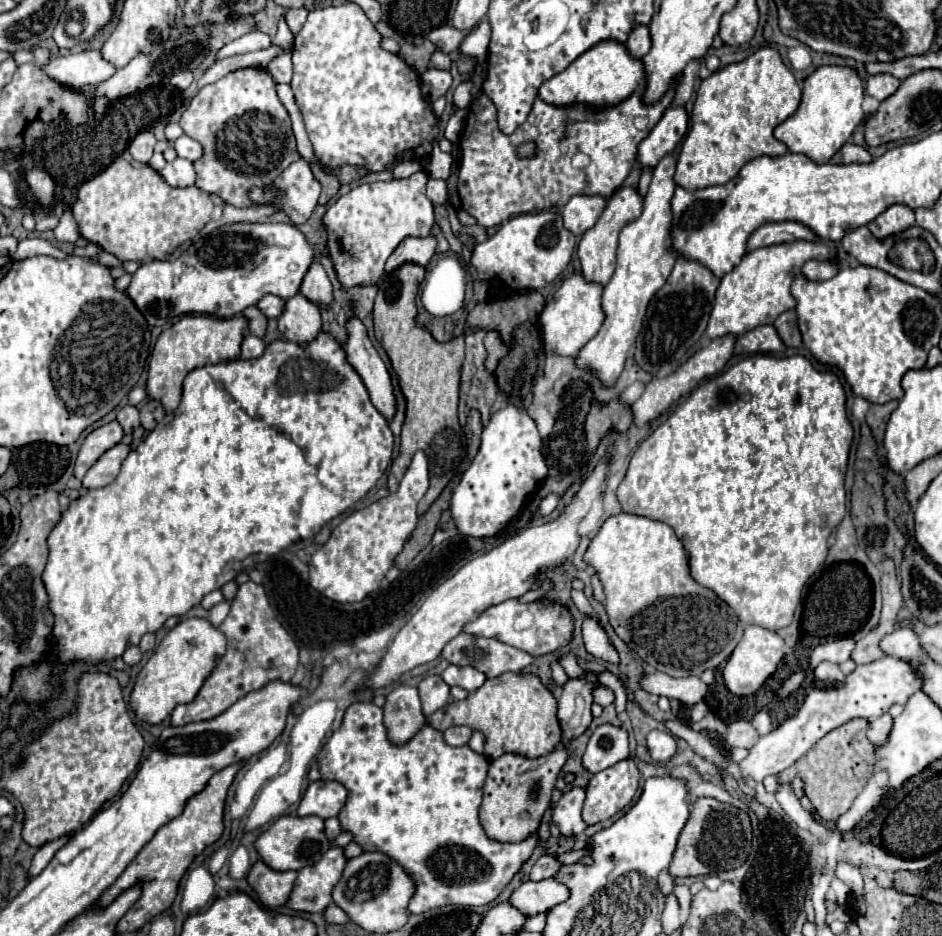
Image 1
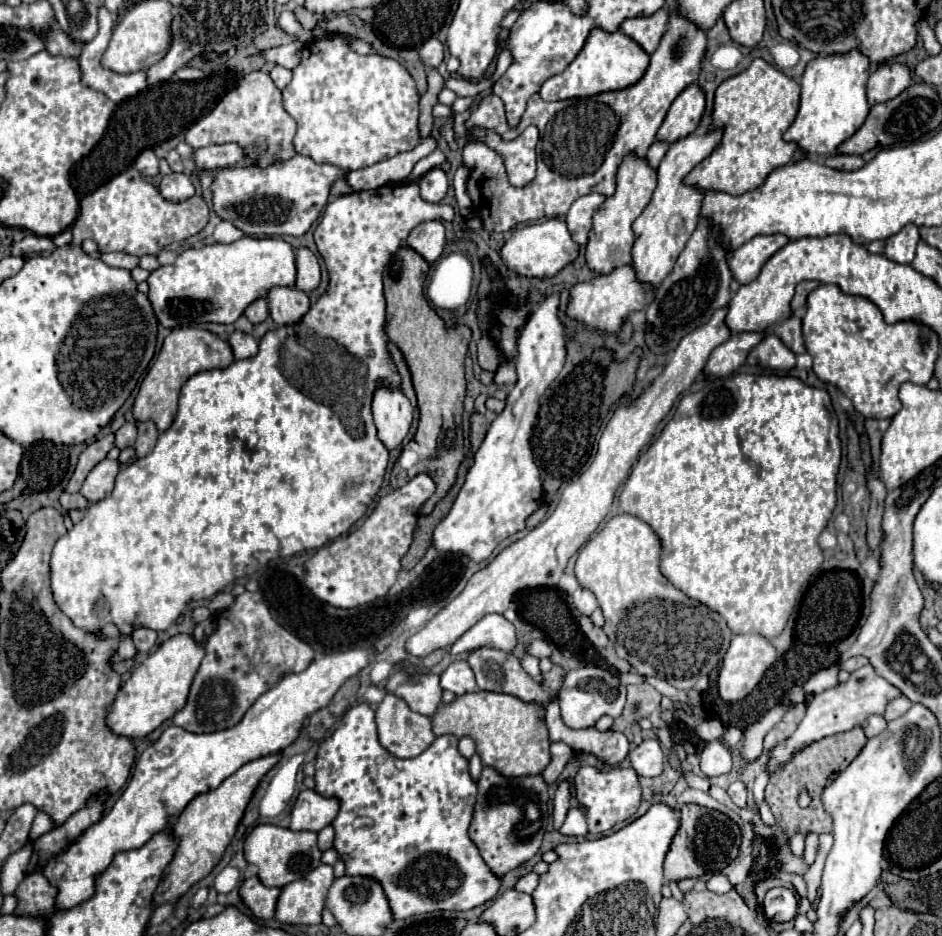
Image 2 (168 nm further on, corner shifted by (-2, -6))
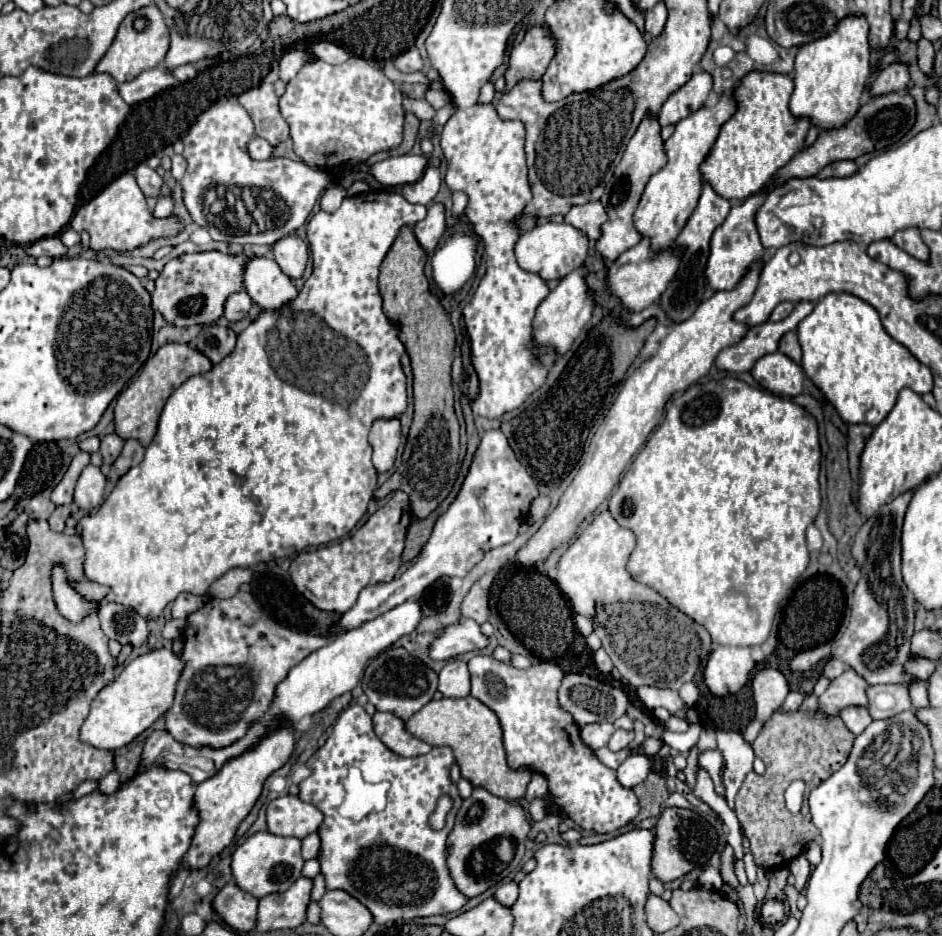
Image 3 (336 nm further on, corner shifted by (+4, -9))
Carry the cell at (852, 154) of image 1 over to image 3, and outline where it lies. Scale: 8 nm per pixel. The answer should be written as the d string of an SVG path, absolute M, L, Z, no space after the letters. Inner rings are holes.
M844 160L844 162L832 162L826 168L822 168L818 172L818 178L830 178L830 176L852 176L858 170L858 166L852 160Z

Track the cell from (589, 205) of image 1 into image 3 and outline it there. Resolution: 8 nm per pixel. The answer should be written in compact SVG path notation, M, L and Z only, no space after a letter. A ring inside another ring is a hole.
M588 202L570 208L570 212L564 216L564 222L578 228L588 240L598 240L600 226L606 222L606 210L600 202Z

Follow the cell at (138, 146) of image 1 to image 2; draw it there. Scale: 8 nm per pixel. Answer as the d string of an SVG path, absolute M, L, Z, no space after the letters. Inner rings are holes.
M152 149L144 151L144 153L136 159L134 167L136 167L136 169L144 175L144 177L156 177L156 175L160 173L160 167L158 167L158 157L154 155L154 151L152 151Z

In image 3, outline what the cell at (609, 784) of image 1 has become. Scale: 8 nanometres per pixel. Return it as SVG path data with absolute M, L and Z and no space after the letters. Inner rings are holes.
M474 656L468 662L472 696L492 708L504 730L504 746L512 768L528 766L548 778L554 802L582 830L606 834L626 826L638 816L638 798L632 788L622 788L616 770L604 766L580 740L572 716L558 706L558 686L564 672L550 662L518 670L492 656Z

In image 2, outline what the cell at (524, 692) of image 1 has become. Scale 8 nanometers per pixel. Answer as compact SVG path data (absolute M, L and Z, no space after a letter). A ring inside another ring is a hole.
M476 691L456 697L452 703L442 703L432 719L434 735L470 737L476 743L476 753L484 767L496 769L502 777L538 775L550 763L550 739L544 723L544 709L528 705L512 695Z

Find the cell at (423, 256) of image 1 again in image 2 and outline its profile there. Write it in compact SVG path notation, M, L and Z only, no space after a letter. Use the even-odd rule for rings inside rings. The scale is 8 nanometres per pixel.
M440 219L436 221L424 221L420 223L406 239L404 245L418 251L428 263L434 263L444 249L446 243L446 229Z

